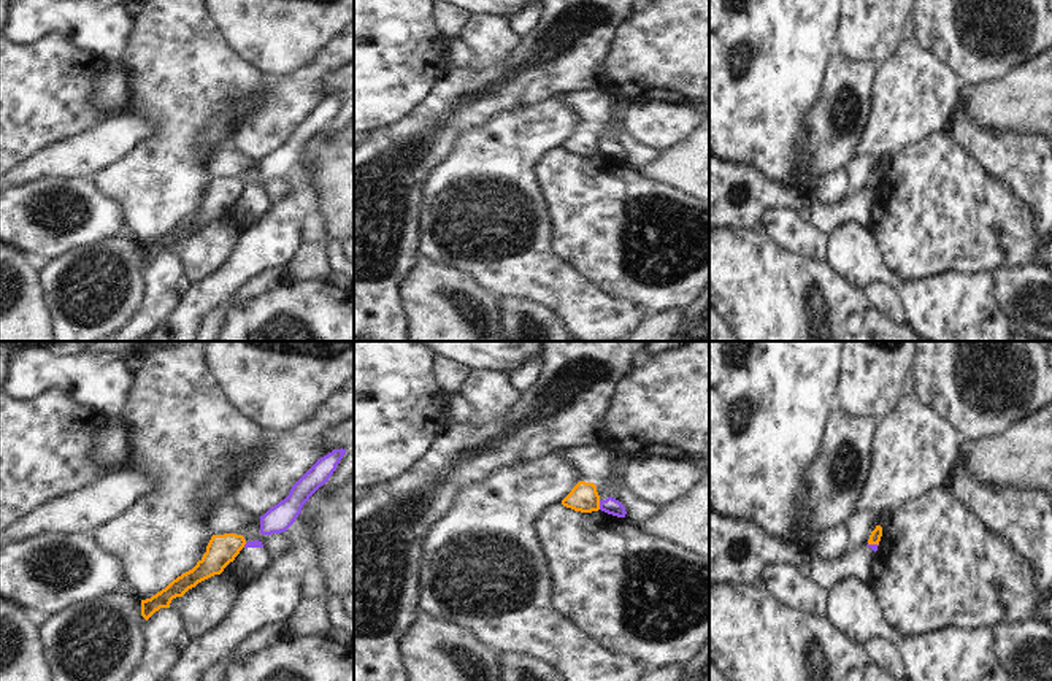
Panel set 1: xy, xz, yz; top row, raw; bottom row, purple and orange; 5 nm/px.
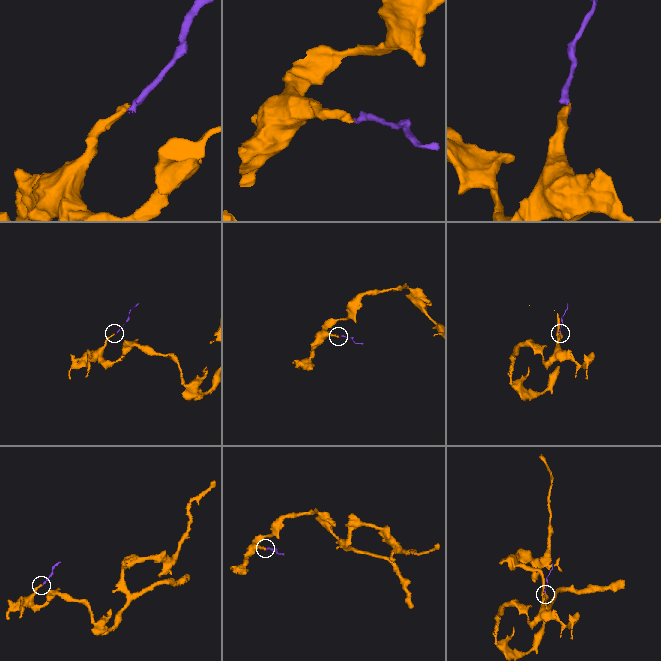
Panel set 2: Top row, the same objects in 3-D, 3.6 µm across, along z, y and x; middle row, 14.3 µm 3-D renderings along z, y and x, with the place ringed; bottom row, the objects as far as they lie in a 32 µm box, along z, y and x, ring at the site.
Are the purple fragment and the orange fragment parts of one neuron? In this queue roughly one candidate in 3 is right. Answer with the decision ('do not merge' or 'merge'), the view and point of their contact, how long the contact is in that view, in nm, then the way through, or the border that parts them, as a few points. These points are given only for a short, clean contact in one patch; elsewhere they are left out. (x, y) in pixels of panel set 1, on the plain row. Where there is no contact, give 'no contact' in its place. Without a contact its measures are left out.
do not merge; meets purple in xz at (600, 150); contact 50 nm long; border along xz (598, 145), (600, 153)

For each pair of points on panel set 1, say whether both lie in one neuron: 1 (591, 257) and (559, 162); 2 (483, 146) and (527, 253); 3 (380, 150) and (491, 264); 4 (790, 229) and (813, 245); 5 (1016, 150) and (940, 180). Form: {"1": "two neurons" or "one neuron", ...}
{"1": "one neuron", "2": "one neuron", "3": "two neurons", "4": "one neuron", "5": "two neurons"}

